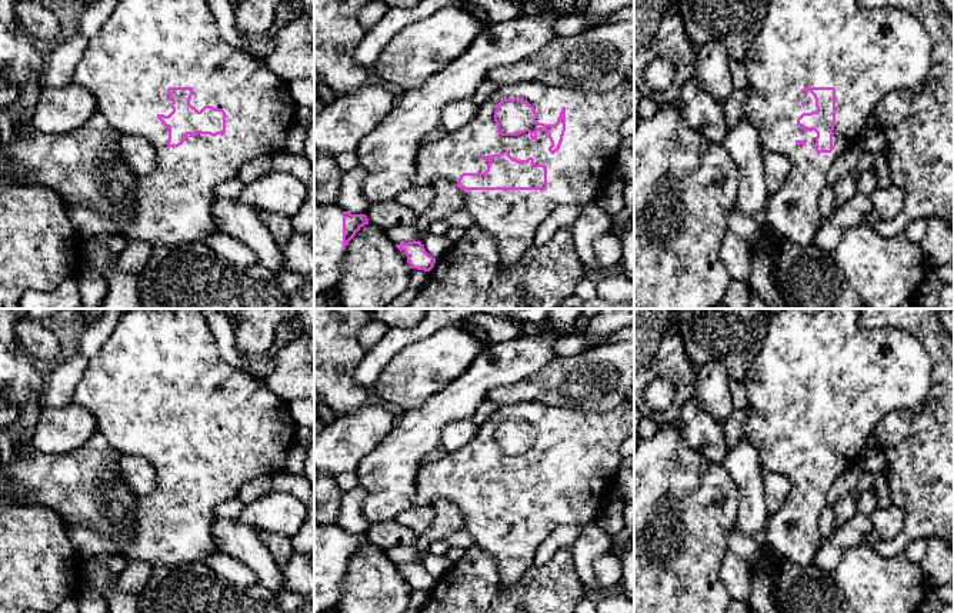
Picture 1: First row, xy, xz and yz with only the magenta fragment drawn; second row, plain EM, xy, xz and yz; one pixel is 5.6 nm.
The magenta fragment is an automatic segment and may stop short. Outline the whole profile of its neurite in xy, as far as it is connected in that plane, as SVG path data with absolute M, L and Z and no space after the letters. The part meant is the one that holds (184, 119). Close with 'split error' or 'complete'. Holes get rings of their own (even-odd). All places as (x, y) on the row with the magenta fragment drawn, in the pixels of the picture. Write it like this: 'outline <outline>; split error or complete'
outline M117 0L111 16L89 40L73 81L93 93L97 110L120 134L144 137L154 146L157 156L156 169L137 177L130 213L103 216L84 206L67 209L83 241L121 234L151 246L206 243L217 231L213 221L216 187L237 177L244 163L284 151L298 107L288 83L273 73L264 60L221 39L207 0Z; split error

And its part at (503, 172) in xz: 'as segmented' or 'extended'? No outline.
extended

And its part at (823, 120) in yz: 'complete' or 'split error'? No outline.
split error

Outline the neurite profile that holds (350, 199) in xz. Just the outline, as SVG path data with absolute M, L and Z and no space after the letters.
M357 166L344 171L337 197L337 204L351 214L366 214L370 204L363 194L363 184L367 177L366 170Z

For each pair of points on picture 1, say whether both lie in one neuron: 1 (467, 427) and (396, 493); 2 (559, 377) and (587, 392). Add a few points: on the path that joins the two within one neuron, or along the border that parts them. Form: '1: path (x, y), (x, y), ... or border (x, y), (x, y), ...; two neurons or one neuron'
1: border (464, 419), (452, 422), (443, 430), (440, 443); two neurons
2: path (566, 382), (577, 382), (580, 385); one neuron

